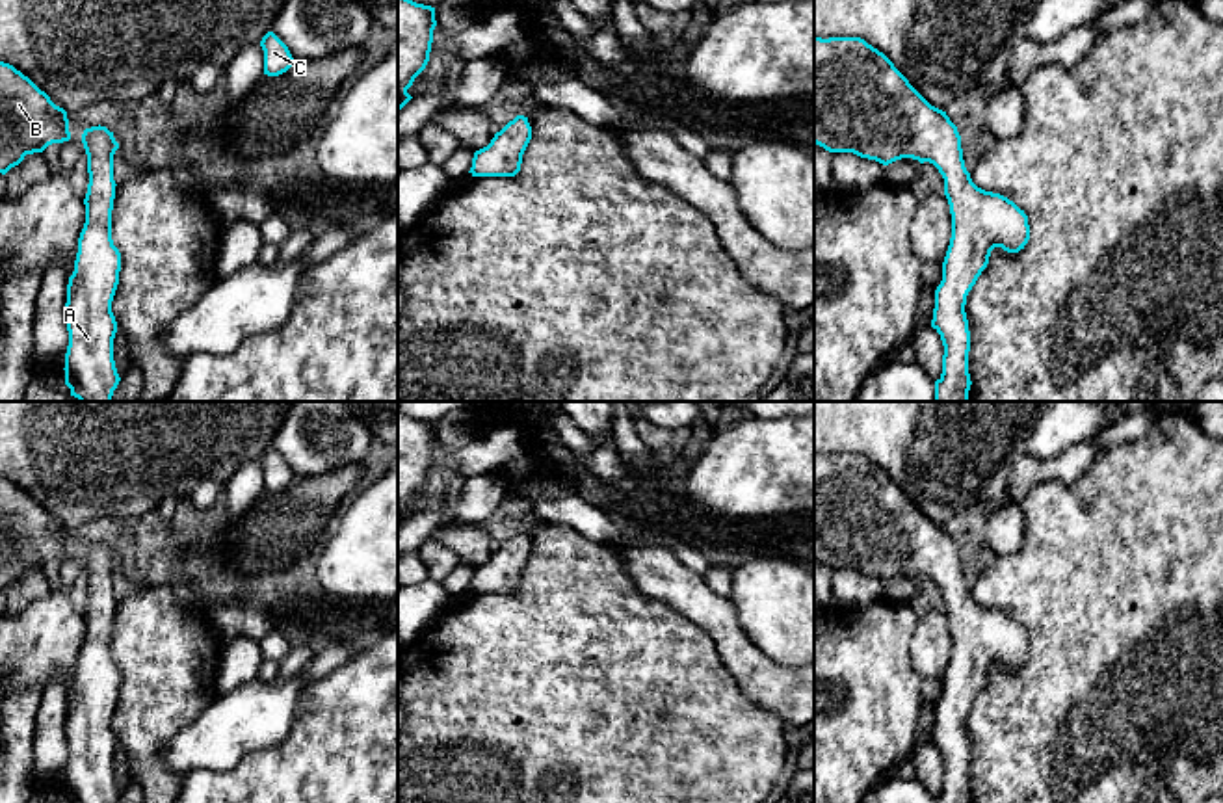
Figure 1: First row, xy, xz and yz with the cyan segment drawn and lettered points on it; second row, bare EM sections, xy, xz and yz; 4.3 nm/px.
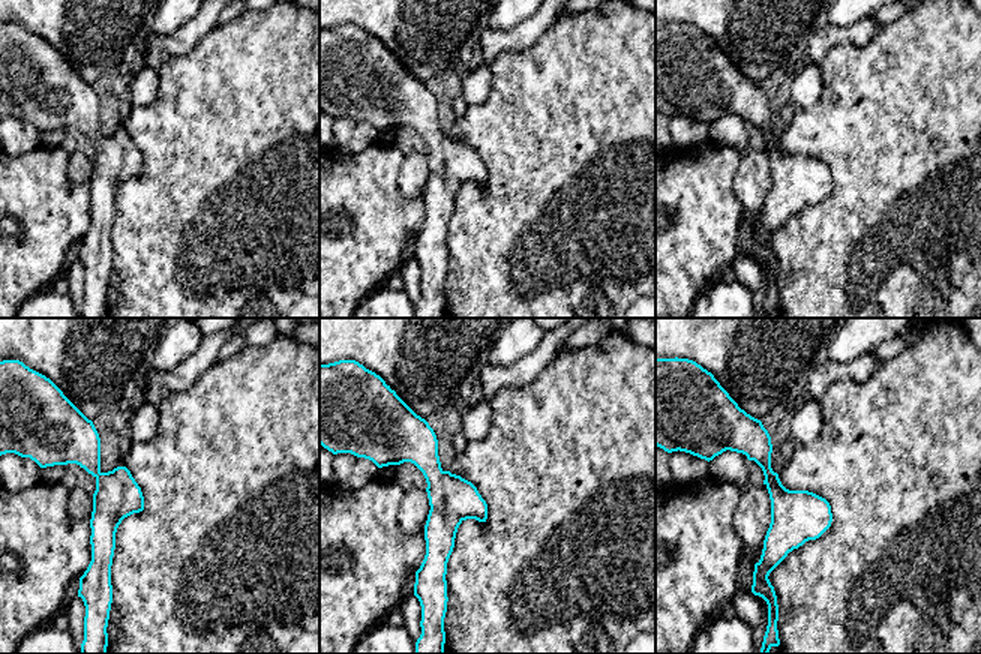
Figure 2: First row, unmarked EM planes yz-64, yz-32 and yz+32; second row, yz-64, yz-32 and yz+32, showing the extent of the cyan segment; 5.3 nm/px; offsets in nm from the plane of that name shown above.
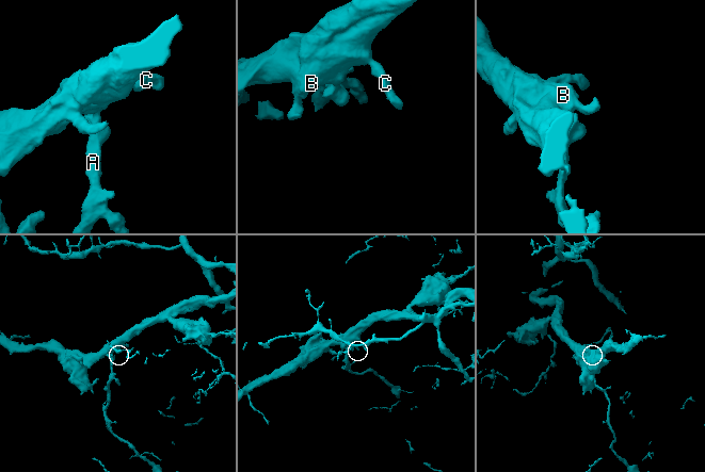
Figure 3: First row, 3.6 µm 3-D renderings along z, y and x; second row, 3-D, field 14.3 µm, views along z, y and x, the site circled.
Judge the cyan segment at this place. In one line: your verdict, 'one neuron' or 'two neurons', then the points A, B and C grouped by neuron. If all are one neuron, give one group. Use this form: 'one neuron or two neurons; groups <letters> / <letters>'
two neurons; groups A / B C

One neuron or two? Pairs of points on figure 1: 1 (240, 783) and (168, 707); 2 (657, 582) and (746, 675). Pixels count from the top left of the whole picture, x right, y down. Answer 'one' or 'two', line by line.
1: two
2: one

